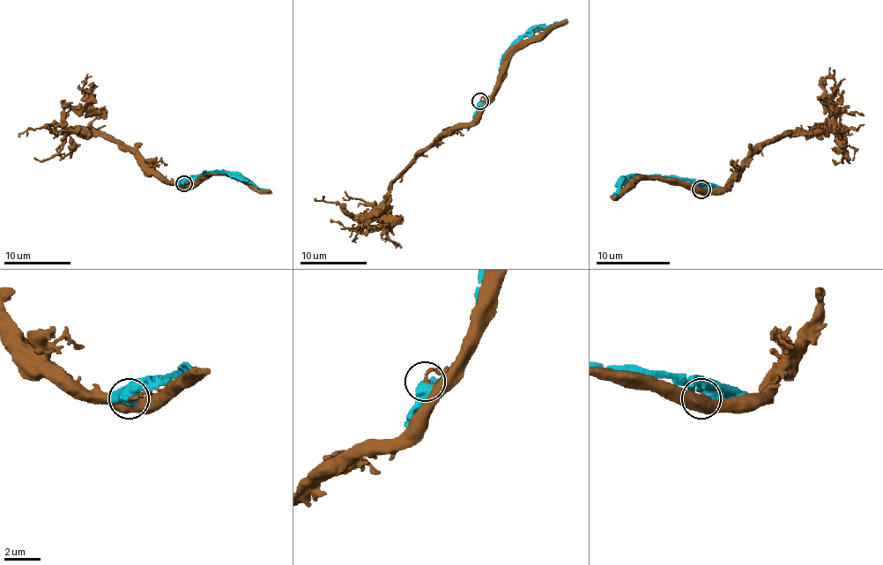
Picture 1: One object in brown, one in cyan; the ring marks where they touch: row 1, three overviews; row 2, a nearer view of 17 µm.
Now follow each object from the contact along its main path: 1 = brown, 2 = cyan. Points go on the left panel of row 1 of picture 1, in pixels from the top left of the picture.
1: (183, 183), (162, 182), (121, 143), (68, 125), (64, 116), (85, 105), (87, 73)
2: (183, 183), (198, 174), (218, 173), (250, 180), (260, 188), (270, 189)

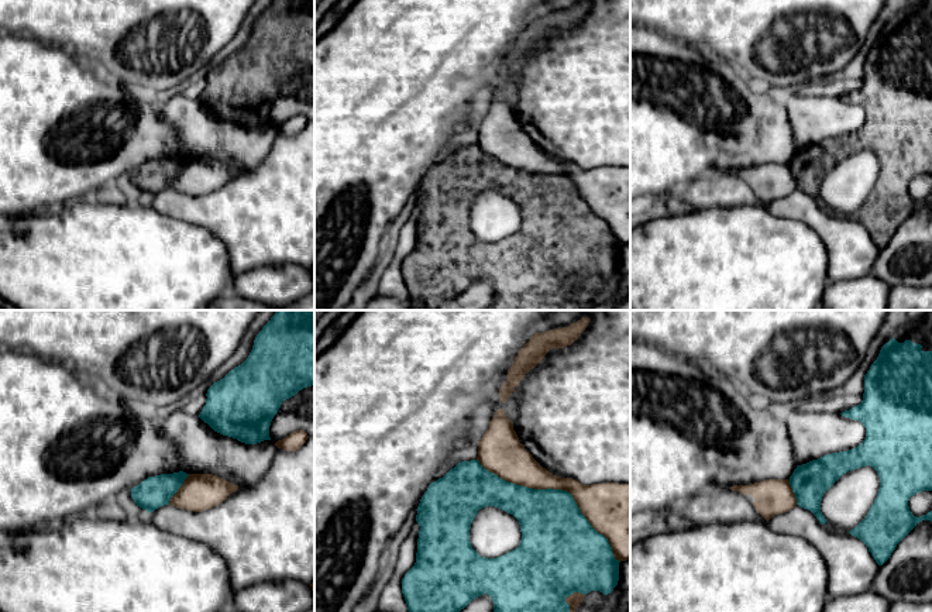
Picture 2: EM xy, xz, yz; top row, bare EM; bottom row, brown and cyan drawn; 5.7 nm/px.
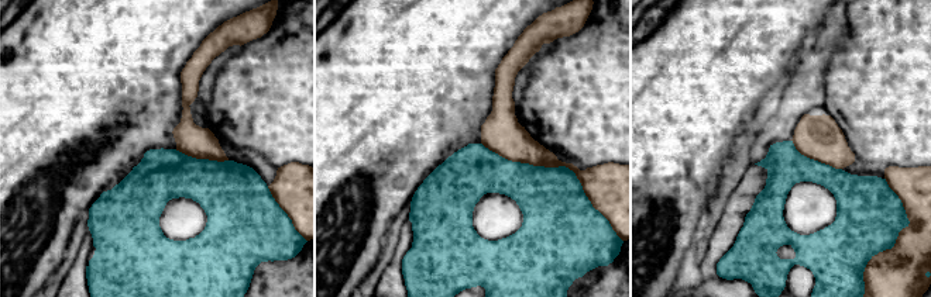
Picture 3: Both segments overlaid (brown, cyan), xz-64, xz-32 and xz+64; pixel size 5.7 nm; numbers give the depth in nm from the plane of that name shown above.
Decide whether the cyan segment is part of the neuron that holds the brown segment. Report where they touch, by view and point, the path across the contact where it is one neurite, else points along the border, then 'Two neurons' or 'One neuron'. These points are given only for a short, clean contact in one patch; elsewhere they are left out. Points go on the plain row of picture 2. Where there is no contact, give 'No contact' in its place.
Touches brown at xz (557, 172). Two neurons

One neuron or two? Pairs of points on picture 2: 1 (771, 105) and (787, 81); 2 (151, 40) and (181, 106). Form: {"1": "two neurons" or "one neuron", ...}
{"1": "two neurons", "2": "two neurons"}

